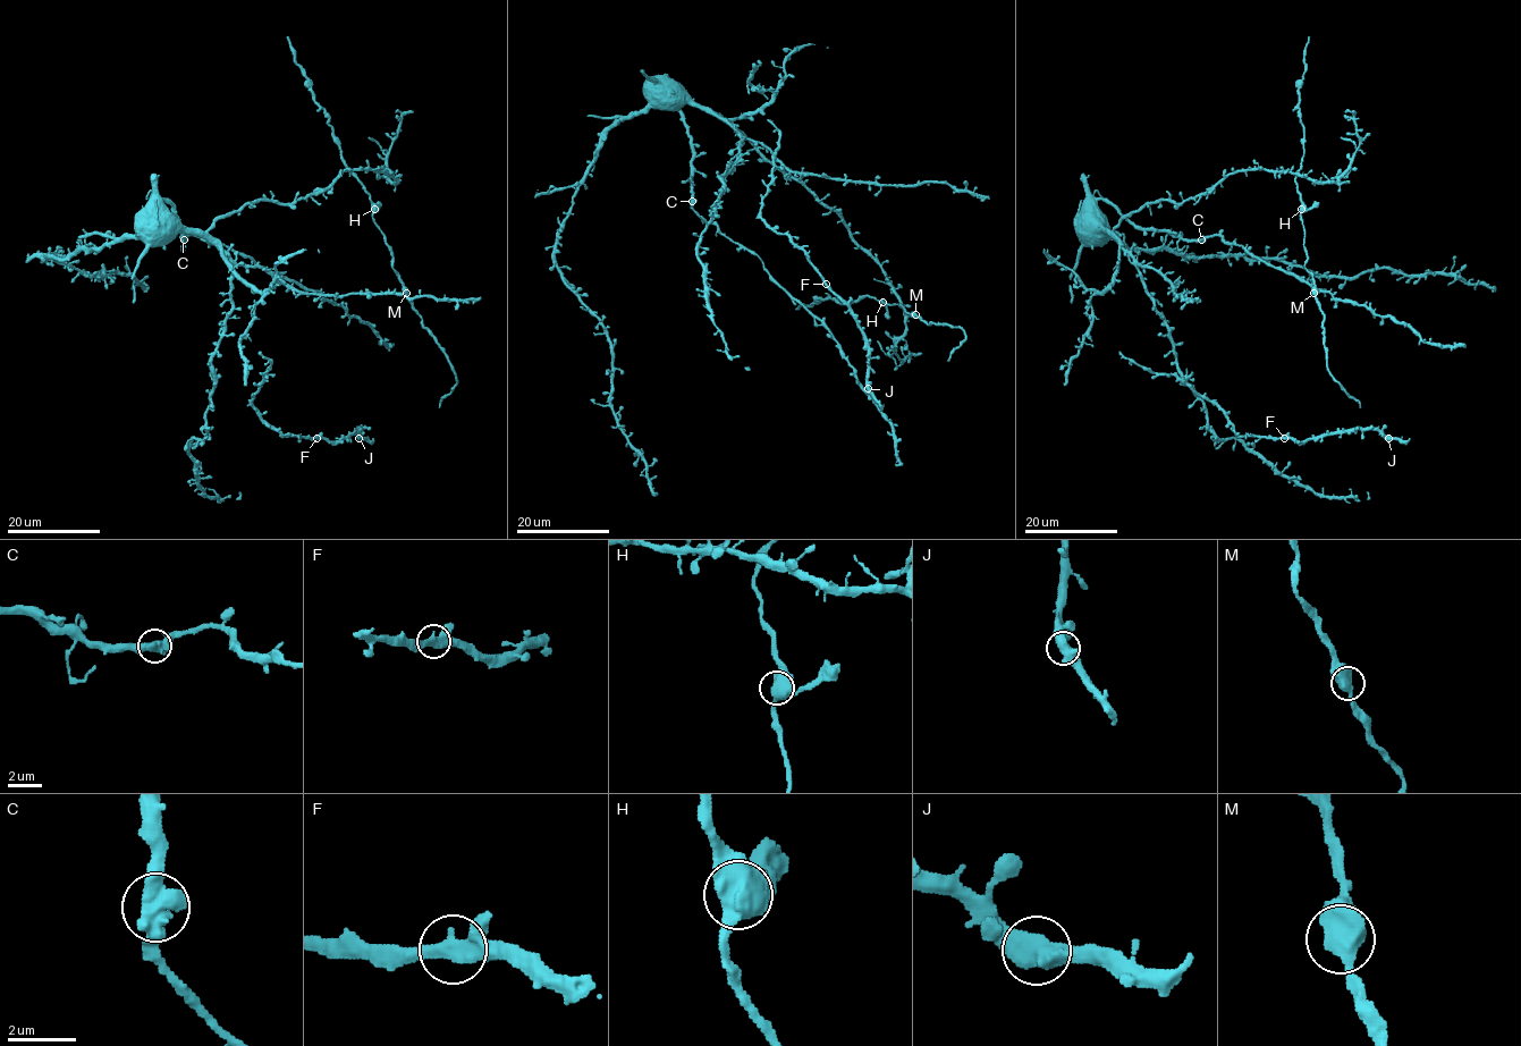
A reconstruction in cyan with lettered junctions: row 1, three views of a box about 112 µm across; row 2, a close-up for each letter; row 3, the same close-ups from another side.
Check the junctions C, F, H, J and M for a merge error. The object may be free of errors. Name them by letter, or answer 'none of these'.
C

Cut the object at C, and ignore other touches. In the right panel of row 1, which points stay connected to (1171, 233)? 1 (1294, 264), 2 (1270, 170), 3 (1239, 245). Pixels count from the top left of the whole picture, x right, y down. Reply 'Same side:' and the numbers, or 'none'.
Same side: 1, 2

